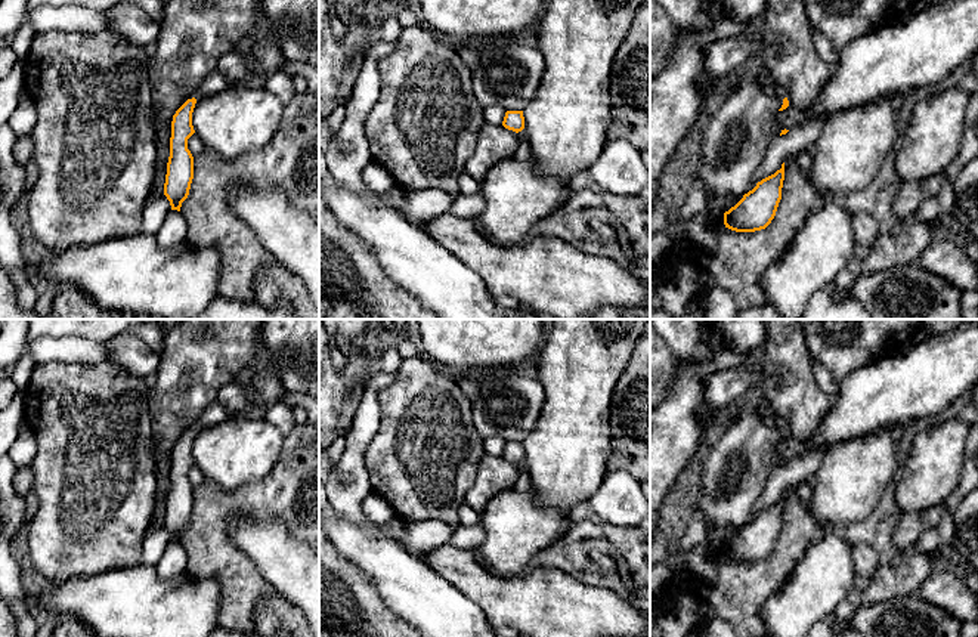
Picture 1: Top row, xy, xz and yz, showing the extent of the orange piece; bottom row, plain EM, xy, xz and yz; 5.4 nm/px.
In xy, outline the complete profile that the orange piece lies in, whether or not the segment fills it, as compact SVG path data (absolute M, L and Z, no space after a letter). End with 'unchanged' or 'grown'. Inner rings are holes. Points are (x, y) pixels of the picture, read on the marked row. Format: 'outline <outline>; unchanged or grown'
outline M188 99L173 115L170 157L164 183L164 195L171 210L180 211L182 202L188 198L194 179L194 157L188 149L188 139L195 133L192 112L196 99Z; unchanged

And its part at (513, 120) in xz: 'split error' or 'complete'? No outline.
complete

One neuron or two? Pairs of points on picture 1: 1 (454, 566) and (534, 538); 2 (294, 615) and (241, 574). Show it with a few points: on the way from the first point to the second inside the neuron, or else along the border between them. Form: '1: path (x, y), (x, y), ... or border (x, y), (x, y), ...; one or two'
1: border (473, 552), (488, 568), (507, 577); two
2: border (279, 596), (262, 600), (251, 620); two

